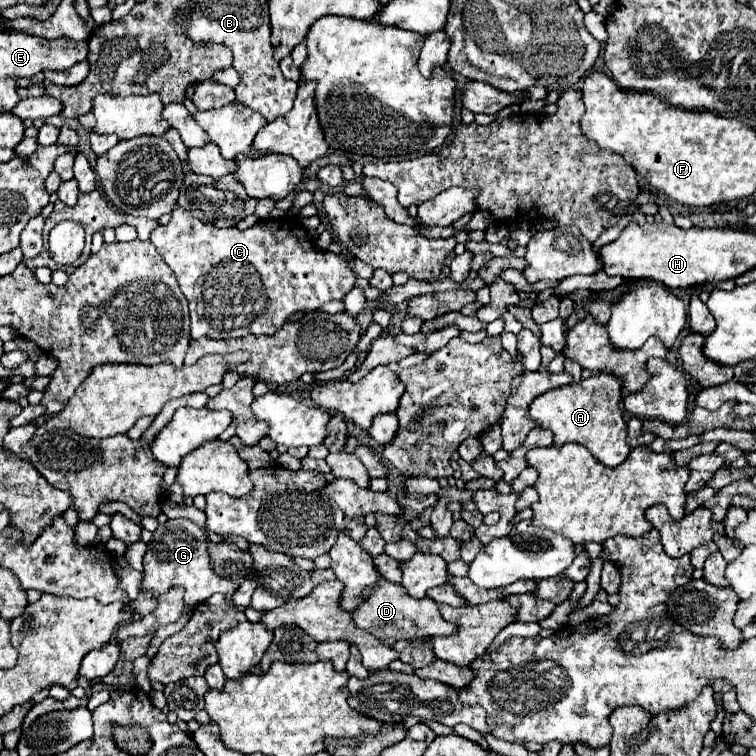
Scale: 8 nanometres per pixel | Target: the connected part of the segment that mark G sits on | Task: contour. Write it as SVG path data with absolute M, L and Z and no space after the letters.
M177 518L177 520L167 520L165 524L161 524L155 532L153 538L147 544L147 554L143 558L143 582L141 582L141 590L151 590L151 594L157 598L163 592L167 592L173 586L183 586L185 588L185 604L193 606L193 604L201 604L205 602L209 596L213 596L215 592L227 594L227 592L235 592L237 584L221 578L213 566L211 566L211 556L207 552L207 534L193 524L187 518Z

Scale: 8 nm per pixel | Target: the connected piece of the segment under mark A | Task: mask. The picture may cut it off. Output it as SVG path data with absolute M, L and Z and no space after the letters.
M599 372L589 376L577 384L553 388L539 398L529 408L529 416L541 426L553 432L555 446L563 446L567 442L583 444L601 464L605 466L619 466L631 452L627 446L627 422L619 408L623 398L623 378Z

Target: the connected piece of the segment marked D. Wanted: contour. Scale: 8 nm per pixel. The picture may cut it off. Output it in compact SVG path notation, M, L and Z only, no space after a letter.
M383 580L371 592L371 596L367 596L367 600L357 610L353 610L353 616L359 628L375 634L375 638L379 638L387 646L393 646L397 640L415 640L421 636L451 636L459 630L455 628L455 624L443 620L437 602L433 602L431 598L417 600L413 596L407 596L401 584L387 580Z

